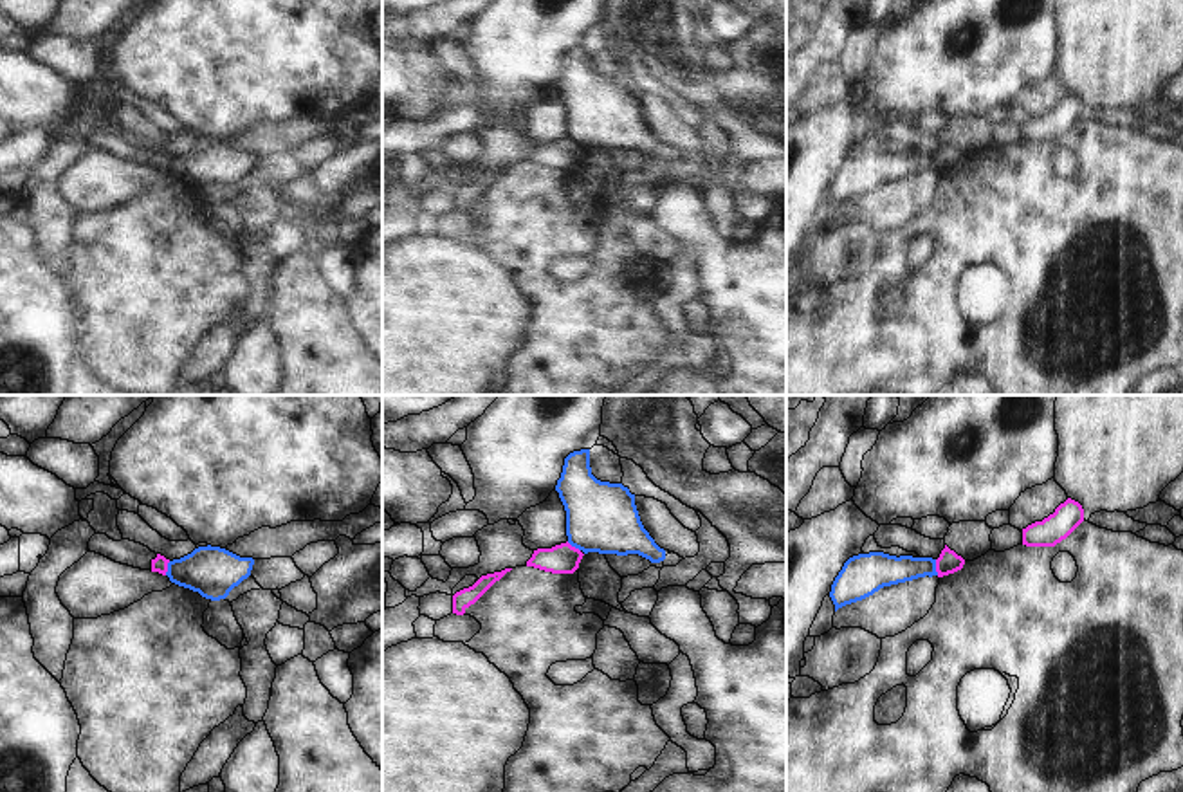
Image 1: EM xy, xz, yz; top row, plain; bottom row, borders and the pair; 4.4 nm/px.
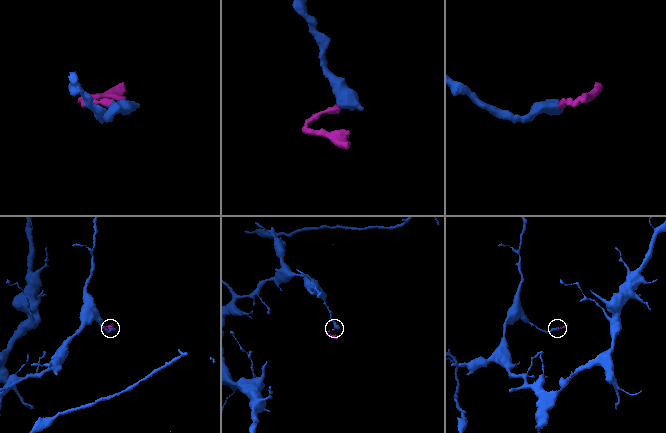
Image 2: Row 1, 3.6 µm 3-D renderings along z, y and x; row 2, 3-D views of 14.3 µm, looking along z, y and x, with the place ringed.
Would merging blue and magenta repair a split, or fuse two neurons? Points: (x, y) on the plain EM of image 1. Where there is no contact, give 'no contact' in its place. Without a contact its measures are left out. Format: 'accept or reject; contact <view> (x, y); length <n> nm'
reject; contact yz (935, 163); length 70 nm

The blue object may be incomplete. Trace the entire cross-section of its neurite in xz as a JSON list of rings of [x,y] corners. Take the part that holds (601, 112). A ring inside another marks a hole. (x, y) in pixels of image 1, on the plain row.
[[[590,45],[564,54],[555,87],[566,106],[568,139],[584,150],[638,150],[651,159],[662,157],[664,162],[676,162],[683,155],[655,139],[628,83],[601,78],[592,70]]]

